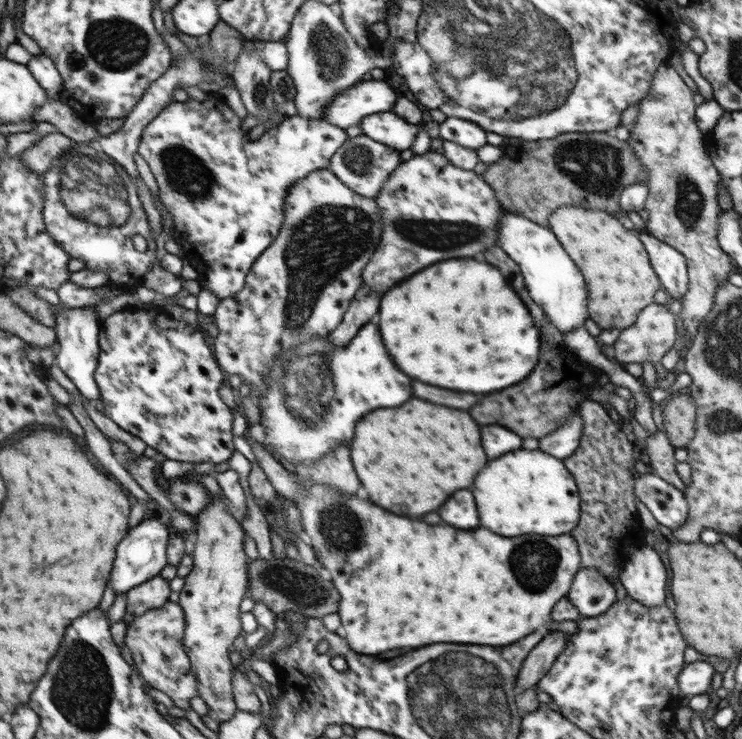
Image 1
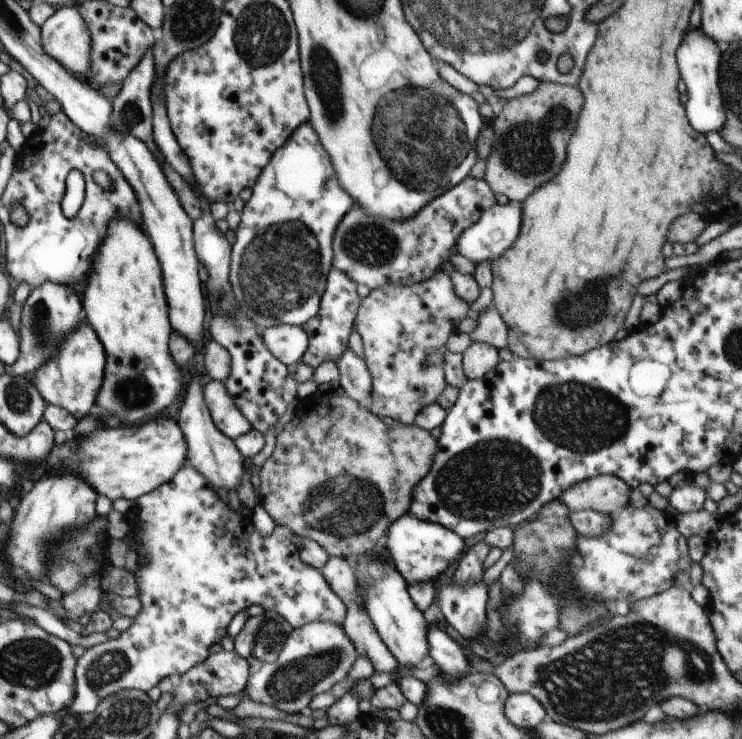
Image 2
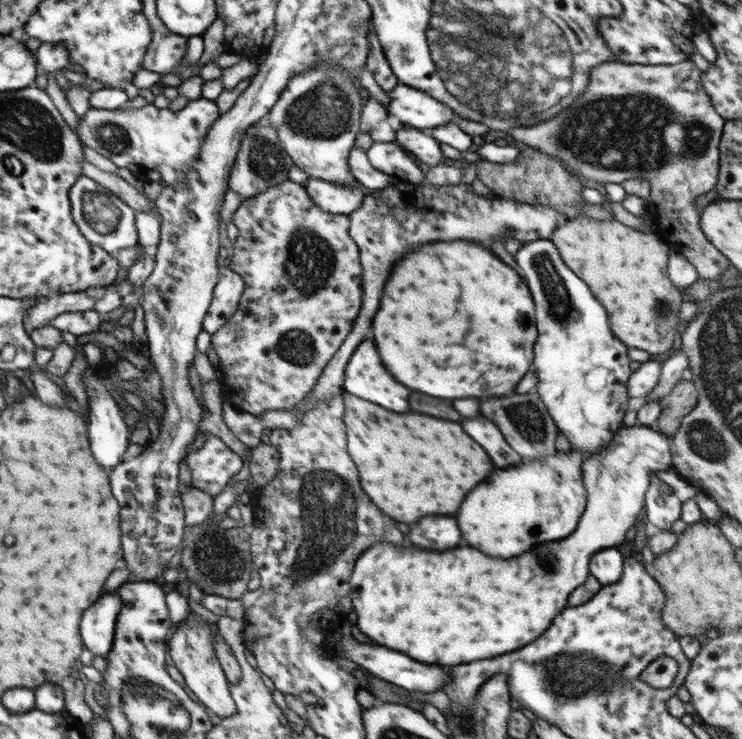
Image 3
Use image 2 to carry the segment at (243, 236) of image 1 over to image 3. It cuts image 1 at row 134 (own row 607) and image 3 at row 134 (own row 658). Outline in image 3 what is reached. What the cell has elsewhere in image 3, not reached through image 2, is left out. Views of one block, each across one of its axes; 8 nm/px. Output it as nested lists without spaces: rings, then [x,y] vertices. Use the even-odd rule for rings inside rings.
[[[200,97],[196,100],[188,101],[188,104],[176,112],[166,108],[158,109],[155,105],[149,103],[142,108],[114,109],[104,110],[90,108],[84,118],[79,117],[78,135],[81,140],[92,151],[108,158],[114,165],[120,168],[126,168],[131,173],[140,172],[146,174],[148,171],[156,171],[160,174],[158,182],[178,186],[190,170],[190,166],[195,168],[195,162],[198,160],[198,153],[202,150],[202,142],[208,134],[208,127],[220,116],[220,110],[215,100],[208,100]]]

